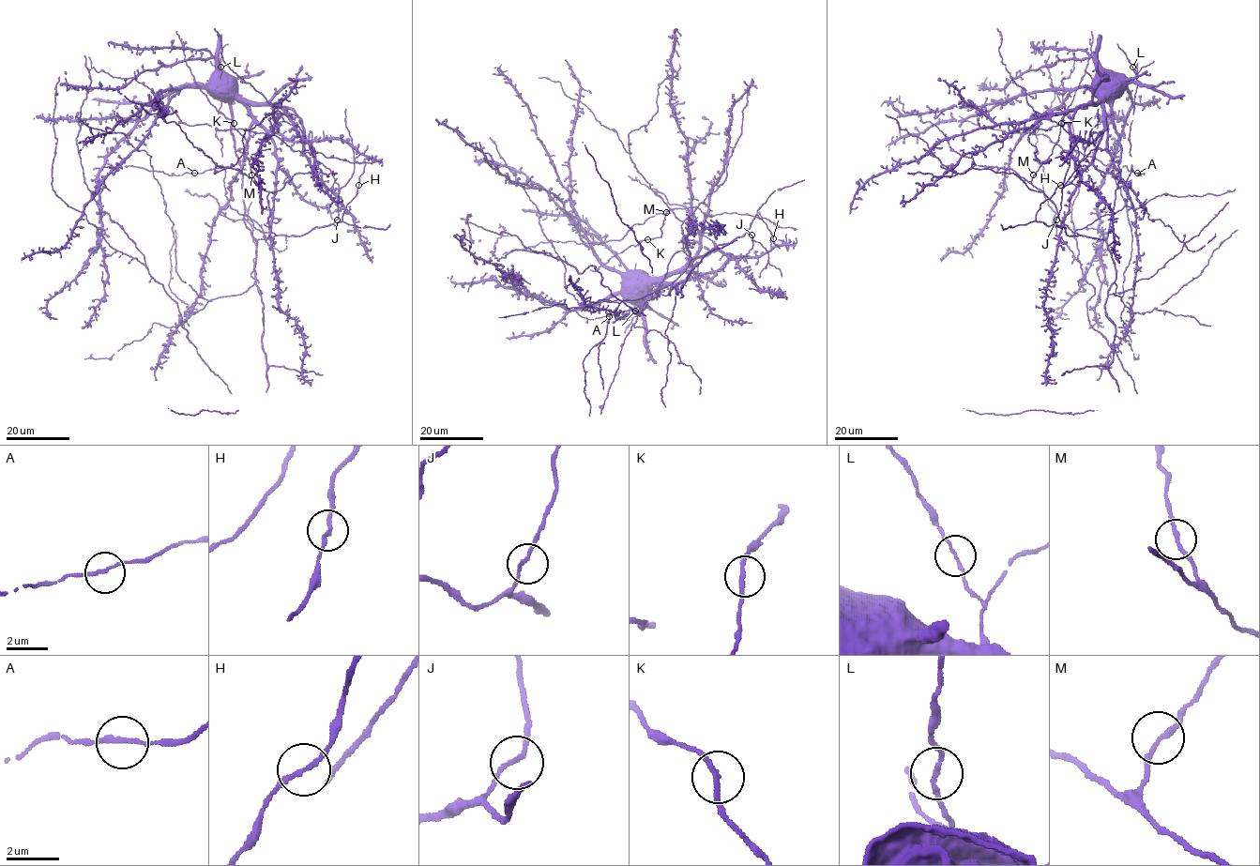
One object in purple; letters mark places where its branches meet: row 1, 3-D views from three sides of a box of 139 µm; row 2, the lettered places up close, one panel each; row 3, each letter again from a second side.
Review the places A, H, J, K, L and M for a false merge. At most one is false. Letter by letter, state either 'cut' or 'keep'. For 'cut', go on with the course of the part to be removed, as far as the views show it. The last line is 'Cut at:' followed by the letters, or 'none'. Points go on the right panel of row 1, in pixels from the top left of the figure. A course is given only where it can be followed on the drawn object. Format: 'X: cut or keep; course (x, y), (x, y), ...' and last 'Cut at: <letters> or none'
A: keep
H: keep
J: keep
K: keep
L: keep
M: keep
Cut at: none

